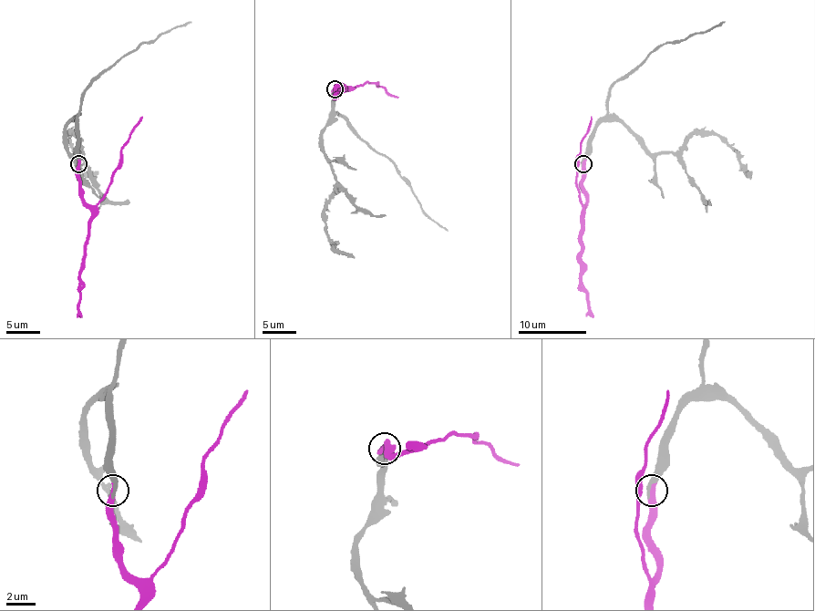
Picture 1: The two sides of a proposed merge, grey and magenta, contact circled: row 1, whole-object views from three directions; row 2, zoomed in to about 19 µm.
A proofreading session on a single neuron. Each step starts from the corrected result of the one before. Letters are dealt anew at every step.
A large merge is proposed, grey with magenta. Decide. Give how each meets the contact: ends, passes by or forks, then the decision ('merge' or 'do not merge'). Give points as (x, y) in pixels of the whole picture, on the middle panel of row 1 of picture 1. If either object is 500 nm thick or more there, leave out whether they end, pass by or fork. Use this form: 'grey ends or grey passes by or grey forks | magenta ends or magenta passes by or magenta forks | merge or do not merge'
grey ends | magenta ends | merge

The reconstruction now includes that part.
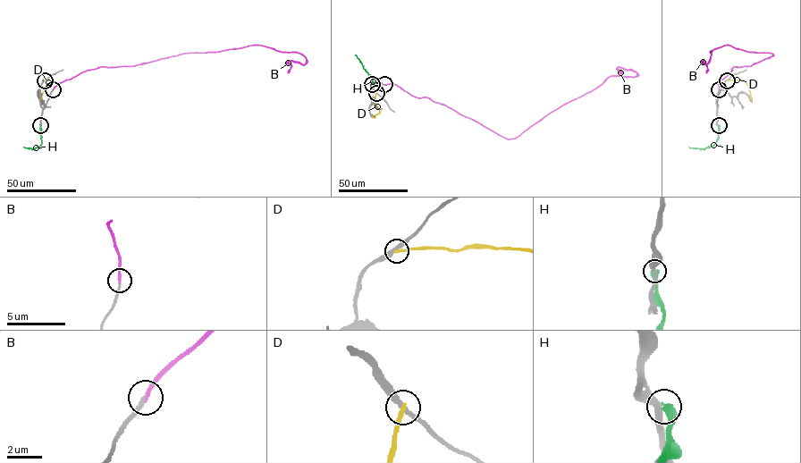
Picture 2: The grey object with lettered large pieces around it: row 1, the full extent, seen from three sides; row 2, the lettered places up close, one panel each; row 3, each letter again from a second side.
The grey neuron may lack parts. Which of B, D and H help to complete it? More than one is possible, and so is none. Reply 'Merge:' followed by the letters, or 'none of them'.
Merge: B

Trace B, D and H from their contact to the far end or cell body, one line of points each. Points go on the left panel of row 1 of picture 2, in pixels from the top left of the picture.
B: (53, 89), (100, 67), (133, 66), (255, 45), (301, 54), (307, 63), (287, 61), (288, 72)
D: (45, 80), (48, 82), (41, 100)
H: (40, 125), (40, 146), (34, 149), (23, 147)

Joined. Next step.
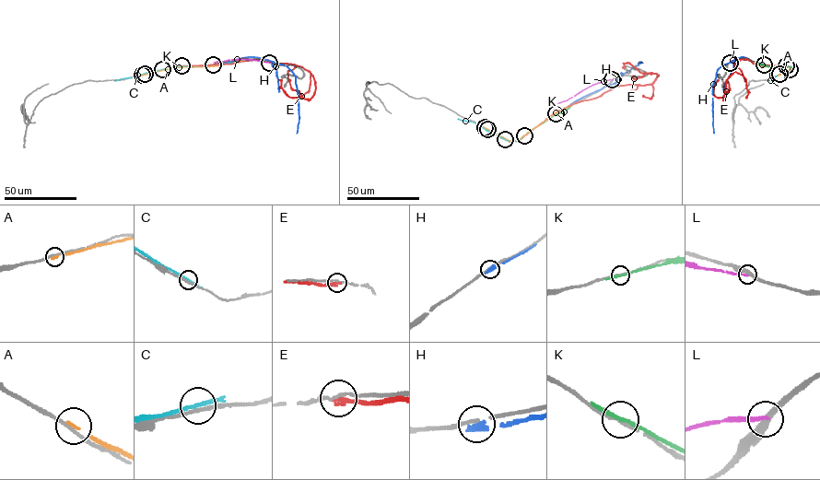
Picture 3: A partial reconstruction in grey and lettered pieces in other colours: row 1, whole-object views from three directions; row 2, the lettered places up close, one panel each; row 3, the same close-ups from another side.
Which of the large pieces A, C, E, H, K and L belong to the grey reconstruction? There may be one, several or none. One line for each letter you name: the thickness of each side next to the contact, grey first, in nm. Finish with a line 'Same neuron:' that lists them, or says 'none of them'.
Same neuron: none of them

